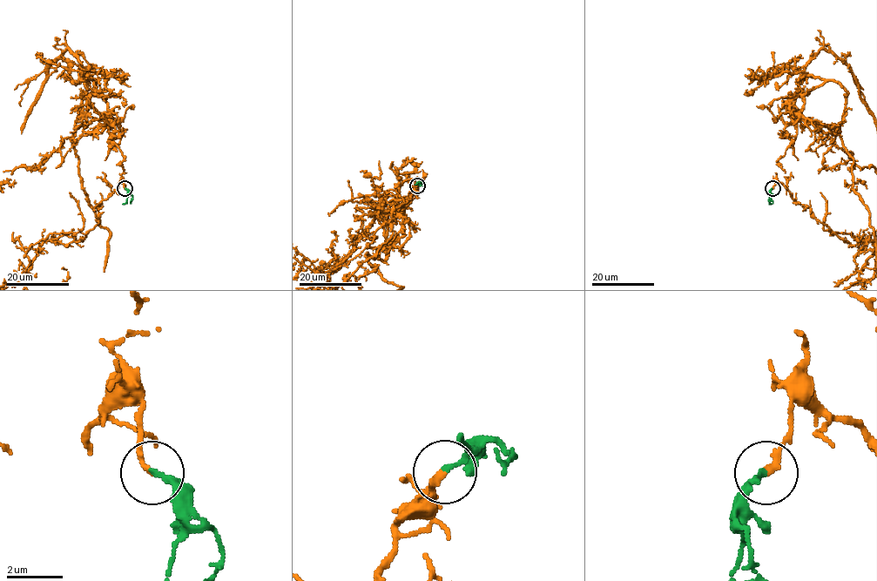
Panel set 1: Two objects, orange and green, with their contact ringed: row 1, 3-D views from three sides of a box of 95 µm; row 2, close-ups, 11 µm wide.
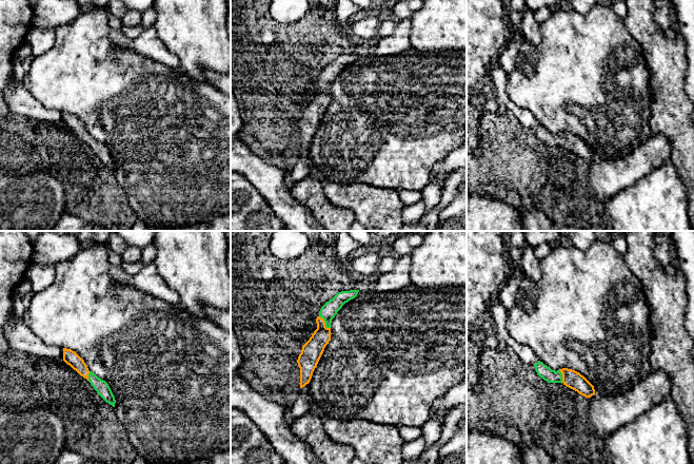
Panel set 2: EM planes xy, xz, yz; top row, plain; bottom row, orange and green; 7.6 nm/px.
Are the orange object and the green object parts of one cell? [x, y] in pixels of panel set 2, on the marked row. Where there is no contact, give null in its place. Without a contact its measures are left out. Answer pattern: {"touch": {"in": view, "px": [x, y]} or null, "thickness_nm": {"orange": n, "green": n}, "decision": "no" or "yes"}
{"touch": {"in": "xz", "px": [324, 323]}, "thickness_nm": {"orange": 160, "green": 120}, "decision": "yes"}

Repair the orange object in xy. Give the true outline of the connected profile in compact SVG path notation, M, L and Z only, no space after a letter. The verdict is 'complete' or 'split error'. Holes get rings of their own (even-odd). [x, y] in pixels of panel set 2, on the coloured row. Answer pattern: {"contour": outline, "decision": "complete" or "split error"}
{"contour": "M63 348L63 361L86 379L106 403L115 407L116 400L108 384L90 371L84 361L75 351Z", "decision": "split error"}

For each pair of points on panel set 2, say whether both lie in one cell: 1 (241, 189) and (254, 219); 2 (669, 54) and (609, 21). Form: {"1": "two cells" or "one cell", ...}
{"1": "one cell", "2": "two cells"}

